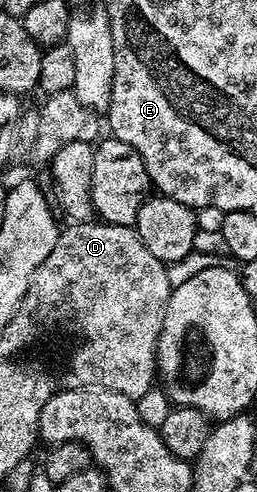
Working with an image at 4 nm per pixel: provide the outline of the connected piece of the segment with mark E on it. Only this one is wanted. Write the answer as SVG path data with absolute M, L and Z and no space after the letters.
M110 25L113 35L113 93L105 112L112 138L132 145L145 162L152 186L164 197L171 193L171 95L163 87L163 79L155 75L155 67L147 67L139 59L139 51L127 43L127 35L119 35L119 27Z

